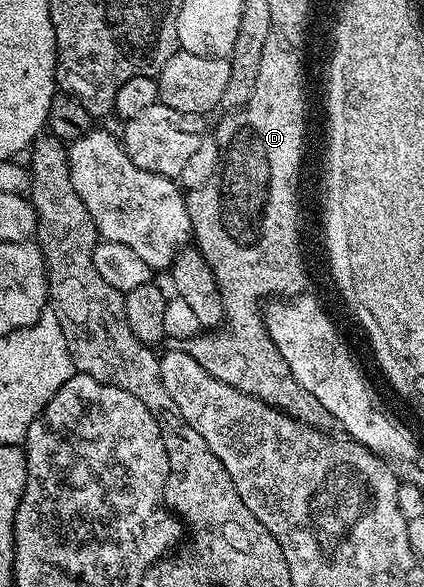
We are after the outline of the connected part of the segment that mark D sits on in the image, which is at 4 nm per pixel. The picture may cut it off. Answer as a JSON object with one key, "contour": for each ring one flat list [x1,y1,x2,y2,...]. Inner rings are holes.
{"contour":[[272,32,269,40,265,40,265,49,261,52,261,64,257,72,257,84,249,96,247,105,234,112,224,113,225,116,220,120,219,127,213,130,213,137,218,140,221,147,221,161,217,172,201,188,186,191,187,211,191,221,194,245,207,261,208,268,215,274,219,289,229,292,229,326,231,322,231,330,215,328,210,332,200,332,194,338,182,339,181,349,189,356,193,356,193,360,197,360,197,364,201,364,205,368,205,372,209,372,209,376,213,376,241,392,252,394,254,398,269,403,276,410,288,414,290,418,304,422,307,426,313,426,316,430,327,432,332,429,330,426,333,426,331,414,325,408,325,404,321,404,321,400,317,400,317,396,309,396,309,392,305,392,305,388,301,388,301,384,297,384,297,376,293,376,293,372,289,372,289,364,285,364,285,356,281,356,281,352,277,350,277,344,273,344,267,327,263,325,261,302,259,306,259,298,263,298,262,300,294,298,308,289,307,266,303,263,303,246,299,243,299,169,303,166,303,137,307,134,307,94,303,91,303,62,299,59,299,53,297,47,289,40,285,40,285,36,280,34]]}

